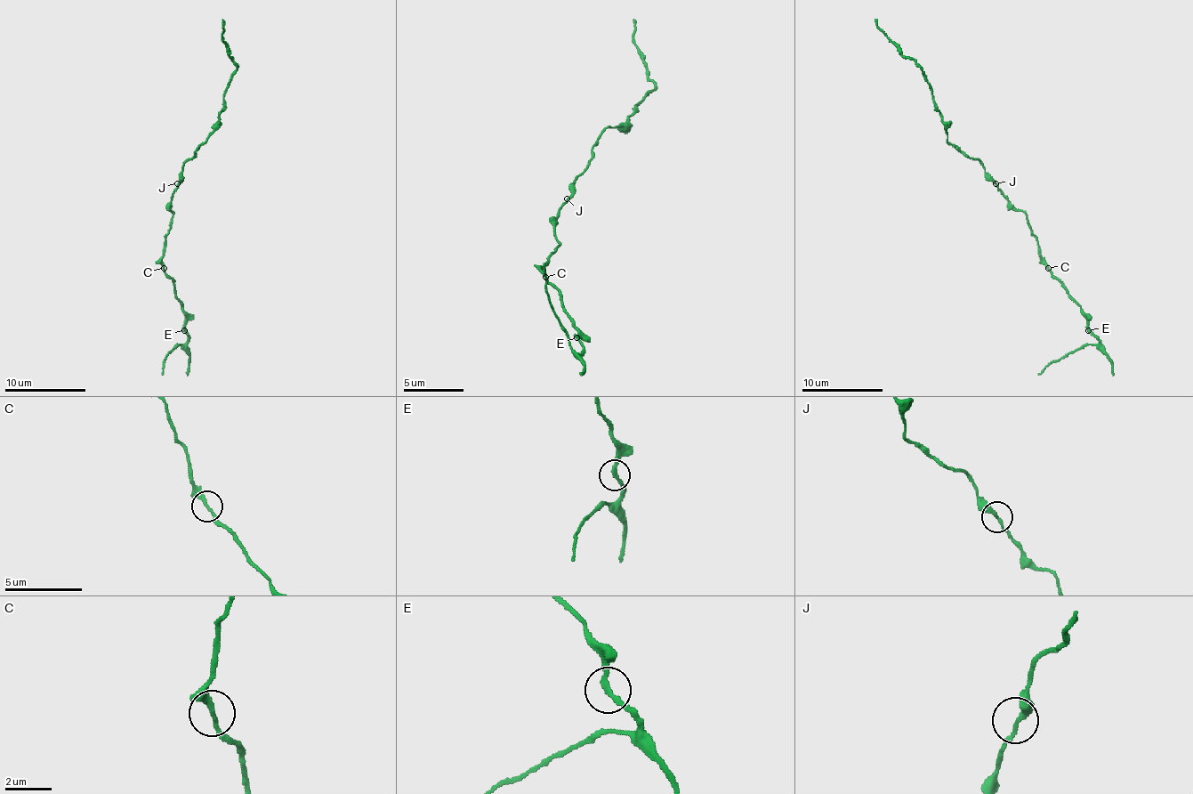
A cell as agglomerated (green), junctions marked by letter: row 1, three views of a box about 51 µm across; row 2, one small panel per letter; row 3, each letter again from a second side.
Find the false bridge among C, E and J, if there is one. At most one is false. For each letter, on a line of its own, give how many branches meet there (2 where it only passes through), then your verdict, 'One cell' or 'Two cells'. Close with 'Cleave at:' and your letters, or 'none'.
C: Branches: 2. One cell
E: Branches: 2. One cell
J: Branches: 2. One cell
Cleave at: none

